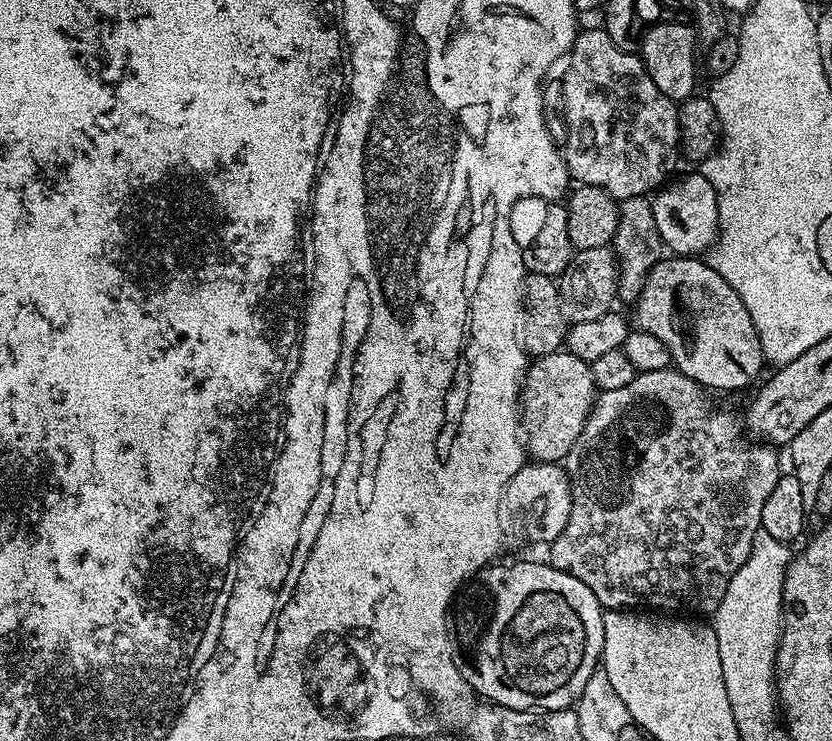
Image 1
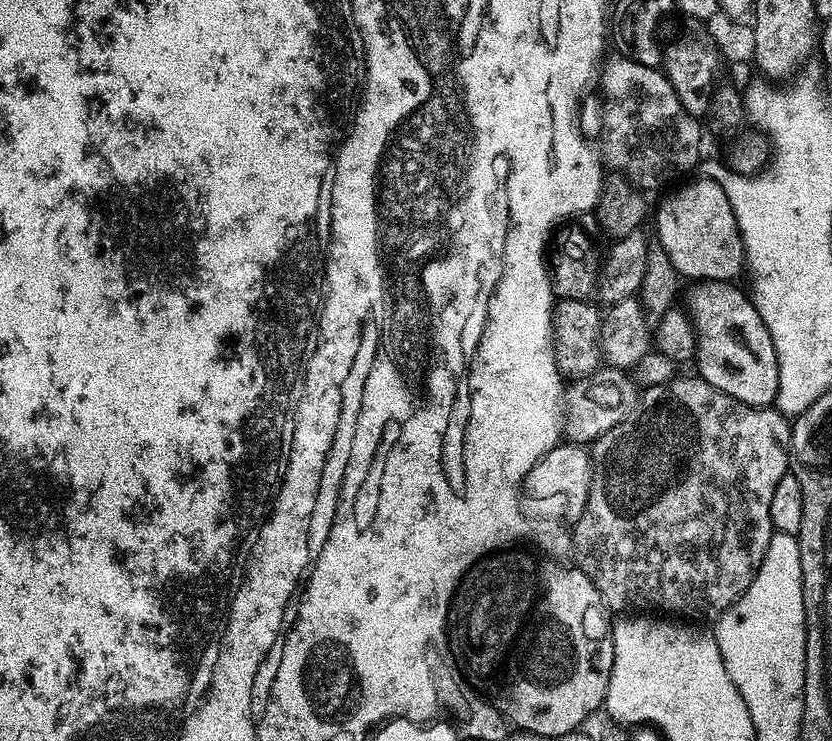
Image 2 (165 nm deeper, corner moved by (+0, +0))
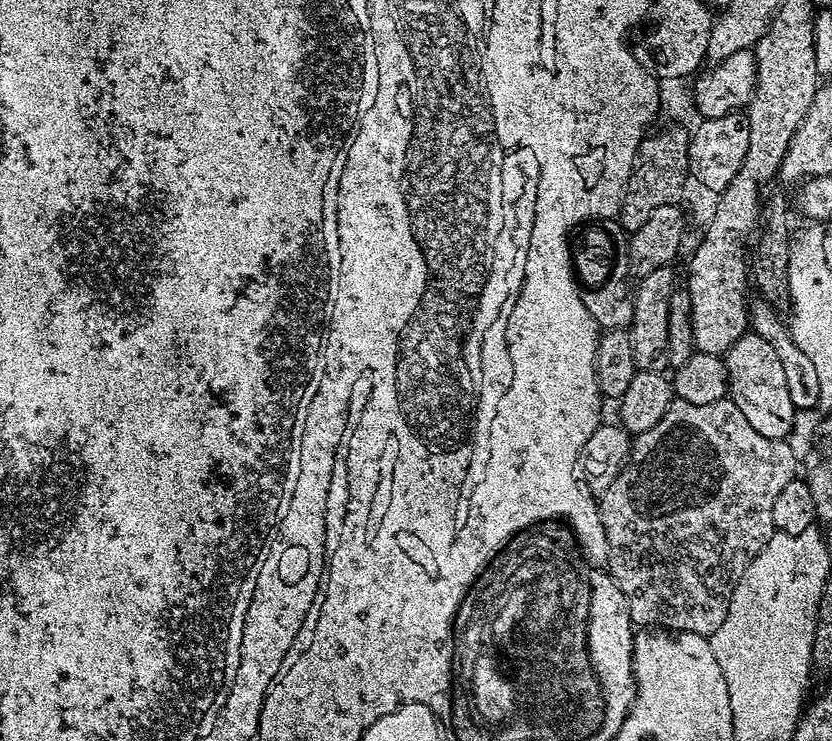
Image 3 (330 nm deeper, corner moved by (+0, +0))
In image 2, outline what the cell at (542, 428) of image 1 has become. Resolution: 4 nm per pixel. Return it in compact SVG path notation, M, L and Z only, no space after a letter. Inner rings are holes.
M605 367L590 380L575 381L566 392L566 436L569 441L587 445L618 422L627 420L638 407L638 385L627 371Z

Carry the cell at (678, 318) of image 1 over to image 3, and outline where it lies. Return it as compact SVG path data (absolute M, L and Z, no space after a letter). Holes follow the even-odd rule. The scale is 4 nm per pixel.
M745 334L734 342L734 346L723 357L728 368L728 391L730 398L742 410L746 422L771 440L787 440L794 426L798 409L790 400L789 387L786 384L785 371L775 354L773 346L766 339L753 334Z

